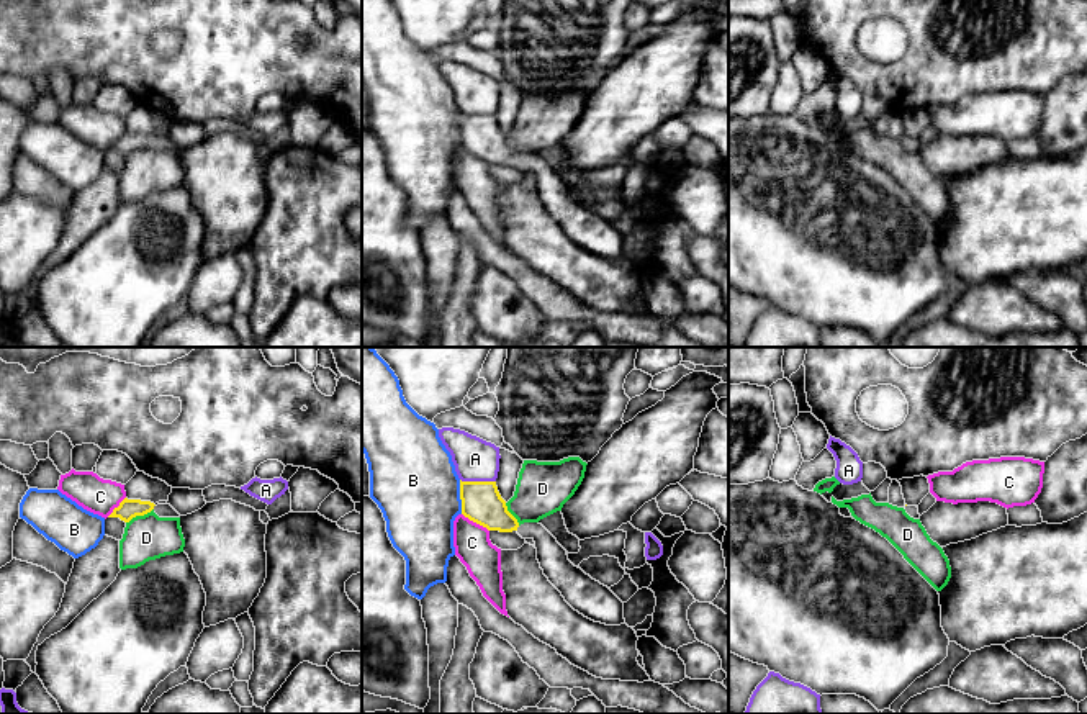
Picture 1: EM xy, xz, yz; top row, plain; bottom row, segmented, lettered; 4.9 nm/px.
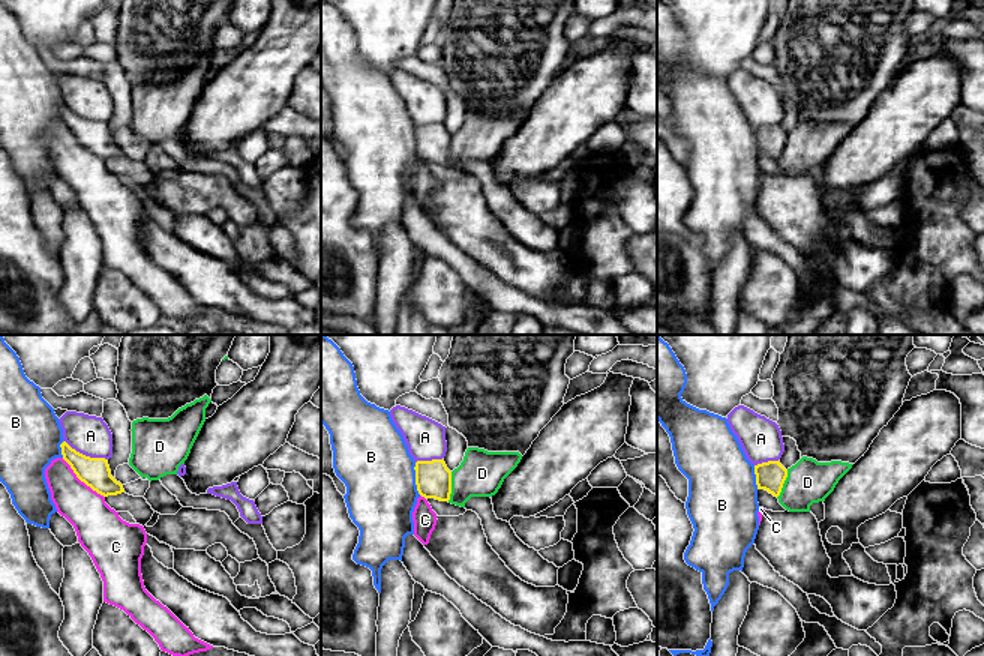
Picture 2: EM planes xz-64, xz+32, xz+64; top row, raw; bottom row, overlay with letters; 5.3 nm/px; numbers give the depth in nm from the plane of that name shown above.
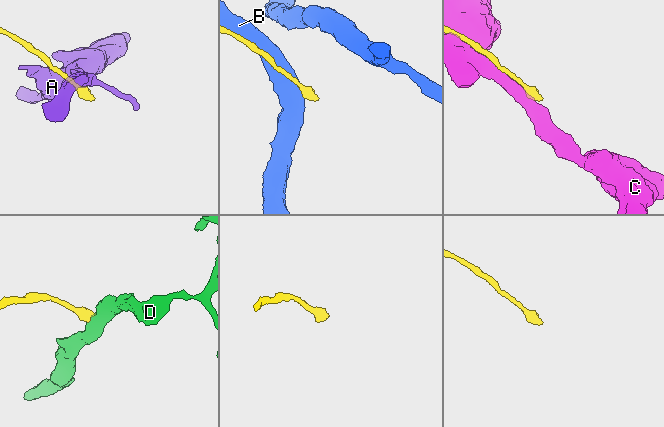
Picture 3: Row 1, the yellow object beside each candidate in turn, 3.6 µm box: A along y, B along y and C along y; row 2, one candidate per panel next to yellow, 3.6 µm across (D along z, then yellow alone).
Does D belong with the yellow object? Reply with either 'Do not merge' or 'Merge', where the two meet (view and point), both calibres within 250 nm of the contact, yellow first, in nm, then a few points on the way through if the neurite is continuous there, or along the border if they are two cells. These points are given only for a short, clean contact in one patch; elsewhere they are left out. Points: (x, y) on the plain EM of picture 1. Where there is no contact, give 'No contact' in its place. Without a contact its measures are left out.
Do not merge. Touches yellow at xy (139, 148). Thickness 100 nm (yellow) against 220 nm. Boundary: xy (153, 141), (133, 149), (126, 156)

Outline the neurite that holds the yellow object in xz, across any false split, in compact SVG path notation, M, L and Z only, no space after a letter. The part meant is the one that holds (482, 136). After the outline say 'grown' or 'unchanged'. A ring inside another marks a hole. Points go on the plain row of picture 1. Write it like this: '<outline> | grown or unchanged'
M460 113L460 133L462 147L488 164L516 164L522 172L532 172L544 208L575 244L606 259L625 257L624 236L607 219L575 200L566 183L542 157L519 157L507 144L496 115Z | grown

